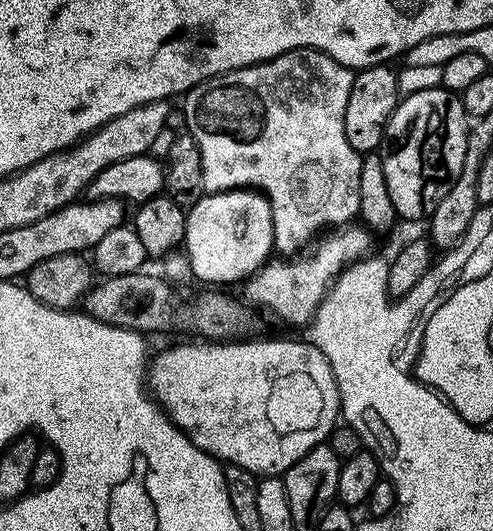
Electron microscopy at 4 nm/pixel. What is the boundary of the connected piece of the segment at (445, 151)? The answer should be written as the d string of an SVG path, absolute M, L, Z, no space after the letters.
M443 86L435 87L420 88L409 96L407 93L396 105L394 114L386 126L384 135L386 147L382 152L386 170L386 187L390 189L390 199L394 201L394 210L401 221L427 221L438 206L438 202L442 202L442 198L450 194L450 186L458 182L458 174L462 174L466 162L470 118L464 113L464 107L457 93L450 92Z

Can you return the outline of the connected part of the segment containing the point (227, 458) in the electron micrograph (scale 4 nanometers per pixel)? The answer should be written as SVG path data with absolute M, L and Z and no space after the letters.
M257 338L249 339L247 342L196 342L200 344L176 344L173 348L168 348L165 352L160 352L151 357L150 367L146 377L146 387L153 400L164 409L167 416L172 419L179 428L183 430L185 434L190 438L190 442L194 442L194 446L198 446L206 454L216 457L217 460L223 462L225 465L232 465L234 467L241 467L243 470L250 471L257 478L263 478L266 476L278 476L283 477L286 470L290 470L290 466L294 466L294 462L298 462L298 458L302 458L306 454L310 454L310 450L314 450L318 445L325 443L331 437L333 428L337 427L338 417L341 415L340 411L340 391L336 385L336 379L334 374L330 370L330 362L326 362L326 358L322 354L322 350L317 348L315 344L311 342L305 342L300 340L256 340Z

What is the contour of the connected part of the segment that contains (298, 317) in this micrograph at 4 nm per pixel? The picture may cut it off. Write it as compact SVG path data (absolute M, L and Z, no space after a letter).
M356 222L325 231L315 243L305 248L302 254L269 259L264 267L248 277L243 285L243 299L257 309L265 308L270 315L277 316L284 324L311 325L318 306L324 301L324 295L340 277L341 272L373 251L372 240L373 233Z

